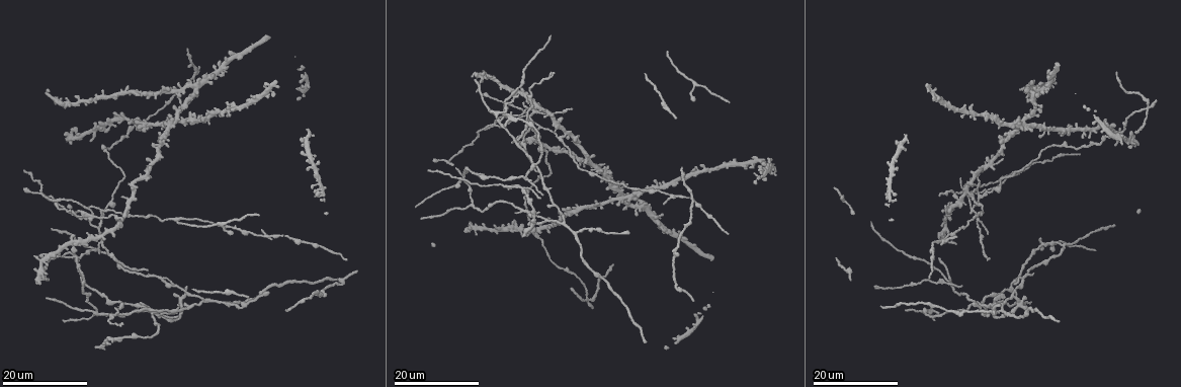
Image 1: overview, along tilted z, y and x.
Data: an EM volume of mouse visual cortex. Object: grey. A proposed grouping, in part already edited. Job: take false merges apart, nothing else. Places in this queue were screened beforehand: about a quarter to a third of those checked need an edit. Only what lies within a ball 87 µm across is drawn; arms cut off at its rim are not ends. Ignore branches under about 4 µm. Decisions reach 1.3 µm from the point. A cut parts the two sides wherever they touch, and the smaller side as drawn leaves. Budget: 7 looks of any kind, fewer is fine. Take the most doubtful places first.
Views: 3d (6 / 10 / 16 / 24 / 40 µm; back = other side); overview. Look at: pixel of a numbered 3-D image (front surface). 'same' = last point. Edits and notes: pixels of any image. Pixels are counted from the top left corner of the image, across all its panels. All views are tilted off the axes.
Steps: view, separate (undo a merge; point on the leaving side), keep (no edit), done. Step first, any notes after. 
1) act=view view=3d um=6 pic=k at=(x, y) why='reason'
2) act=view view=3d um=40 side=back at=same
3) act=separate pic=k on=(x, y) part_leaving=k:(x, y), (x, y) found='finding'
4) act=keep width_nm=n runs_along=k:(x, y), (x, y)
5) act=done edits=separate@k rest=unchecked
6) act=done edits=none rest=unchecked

act=view view=3d um=16 pic=1 at=(501, 119)

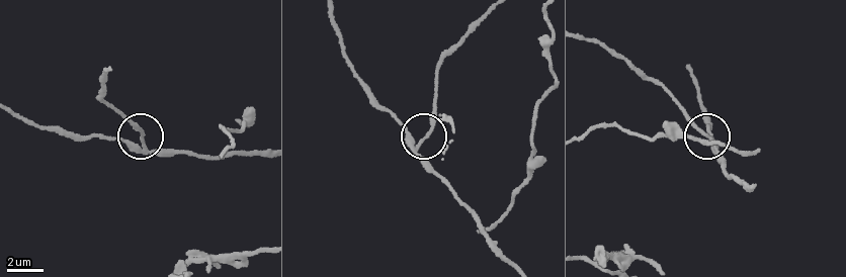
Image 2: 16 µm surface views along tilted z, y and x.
act=view view=3d um=10 pic=2 at=(711, 139)

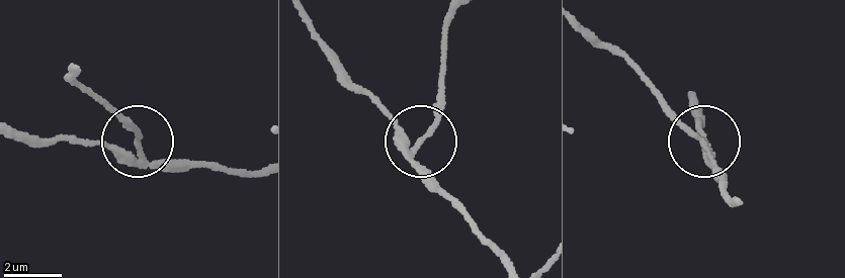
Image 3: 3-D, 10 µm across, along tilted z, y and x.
act=keep width_nm=200 found='one neuron here'

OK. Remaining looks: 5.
act=view view=3d um=16 pic=1 at=(75, 256) why='four or more arms meet'

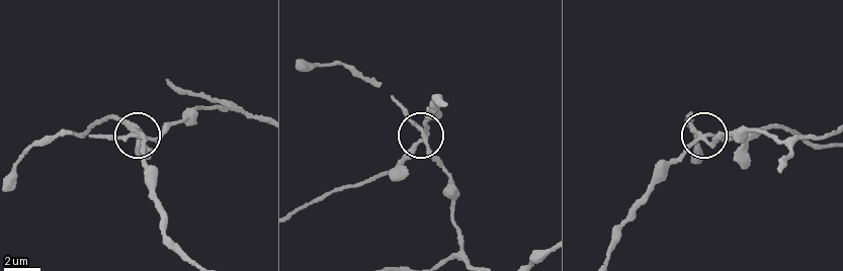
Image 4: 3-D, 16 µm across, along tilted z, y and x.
act=view view=3d um=6 pic=4 at=(421, 139)

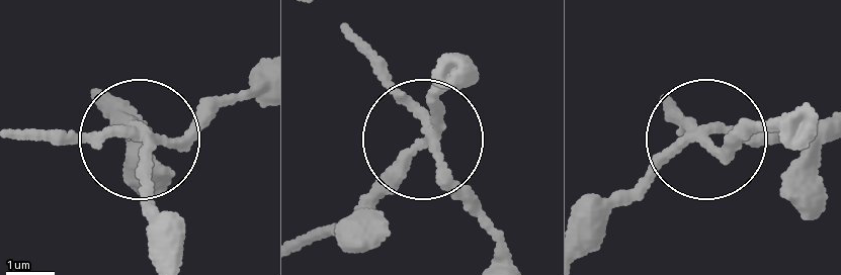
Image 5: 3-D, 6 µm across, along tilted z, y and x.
act=separate pic=5 on=(382, 175) width_nm=220 part_leaving=5:(437, 135), (441, 82) found='two neurons meet here'

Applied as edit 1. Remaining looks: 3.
act=view view=overview

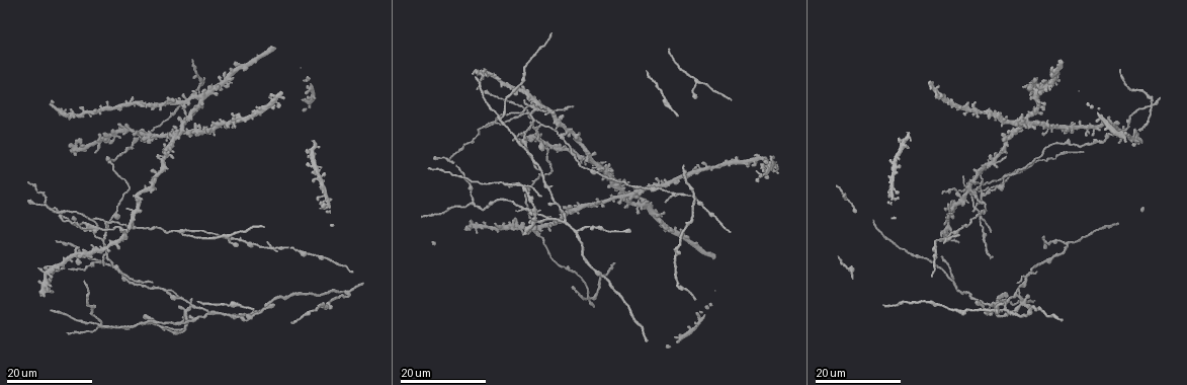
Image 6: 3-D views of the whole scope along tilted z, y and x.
act=view view=3d um=16 pic=6 at=(945, 240) why='four arms meet'

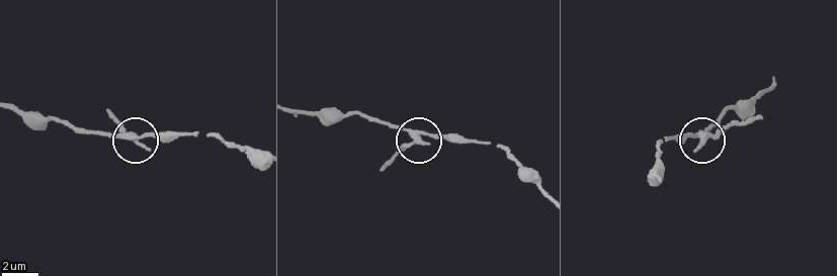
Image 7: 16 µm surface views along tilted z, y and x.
act=view view=3d um=10 pic=7 at=(417, 139) why='zoom in'

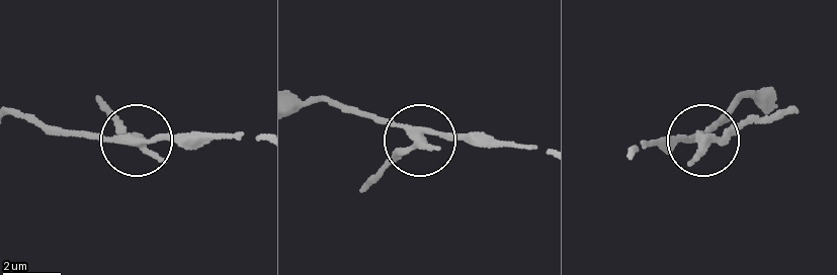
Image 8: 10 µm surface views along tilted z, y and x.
act=separate pic=8 on=(116, 123) part_leaving=8:(414, 133), (361, 190) found='a second neuron is stuck on'

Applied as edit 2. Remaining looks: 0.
act=done edits=separate@5,separate@8 rest=unchecked

